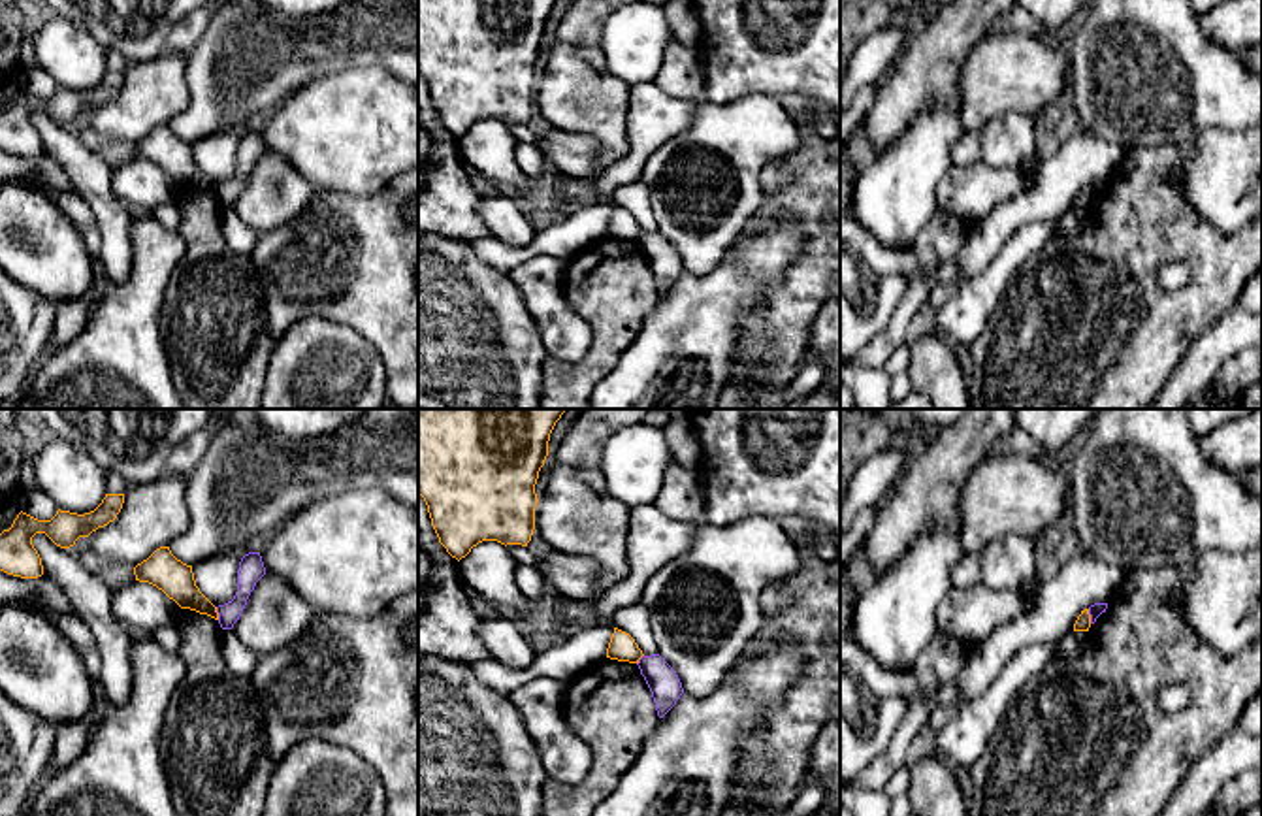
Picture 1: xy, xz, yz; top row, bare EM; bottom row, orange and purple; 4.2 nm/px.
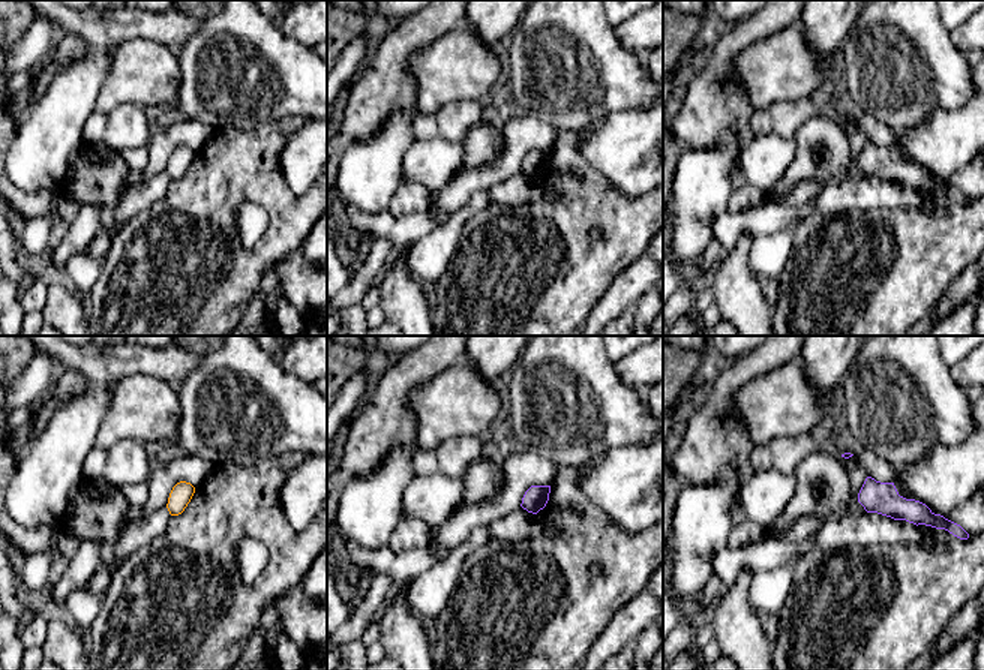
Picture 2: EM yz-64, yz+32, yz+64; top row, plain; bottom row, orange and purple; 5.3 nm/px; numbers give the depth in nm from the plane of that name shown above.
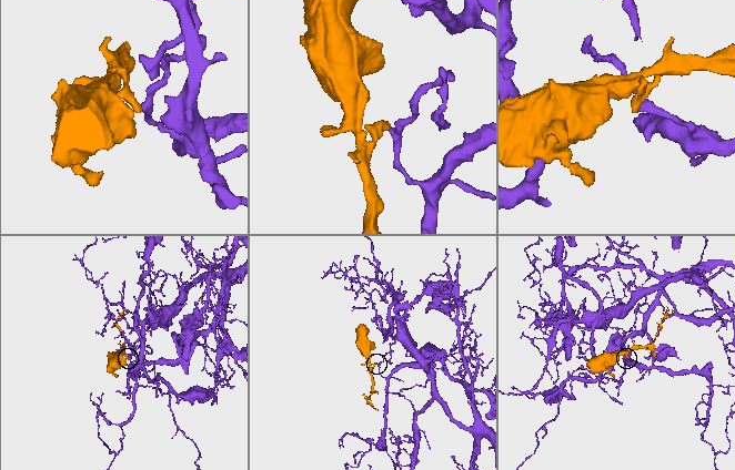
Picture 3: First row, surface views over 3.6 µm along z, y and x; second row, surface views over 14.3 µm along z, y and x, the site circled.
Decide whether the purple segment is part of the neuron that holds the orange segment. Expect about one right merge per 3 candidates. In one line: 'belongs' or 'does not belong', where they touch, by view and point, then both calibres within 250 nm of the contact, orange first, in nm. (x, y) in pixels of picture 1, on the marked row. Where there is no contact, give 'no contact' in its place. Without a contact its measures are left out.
does not belong; contact yz (1089, 617); calibres 60 and 60 nm

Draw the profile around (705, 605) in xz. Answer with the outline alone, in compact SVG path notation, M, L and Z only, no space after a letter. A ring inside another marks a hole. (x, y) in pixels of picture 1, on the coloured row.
M752 516L729 526L704 524L688 552L665 563L644 586L642 603L657 654L676 671L684 694L712 694L765 626L761 594L801 567L799 548L776 520Z

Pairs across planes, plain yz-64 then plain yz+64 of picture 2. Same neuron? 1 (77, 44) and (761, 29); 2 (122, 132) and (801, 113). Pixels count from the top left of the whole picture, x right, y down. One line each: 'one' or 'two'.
1: one
2: one

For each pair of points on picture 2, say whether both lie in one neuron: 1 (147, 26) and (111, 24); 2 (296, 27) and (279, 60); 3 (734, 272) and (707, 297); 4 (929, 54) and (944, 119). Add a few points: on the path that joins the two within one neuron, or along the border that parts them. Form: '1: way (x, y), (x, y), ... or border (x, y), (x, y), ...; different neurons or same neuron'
1: way (138, 24), (120, 24); same neuron
2: border (278, 24), (287, 36), (311, 48); different neurons
3: border (711, 285), (716, 303); different neurons
4: border (968, 99), (911, 126); different neurons

